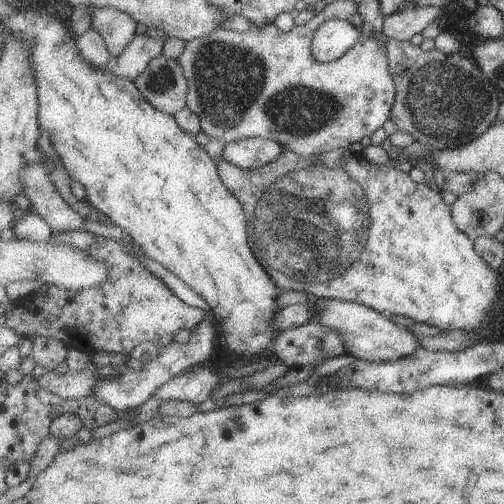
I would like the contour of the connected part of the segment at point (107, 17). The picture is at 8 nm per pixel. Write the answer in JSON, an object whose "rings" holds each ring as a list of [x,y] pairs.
{"rings":[[[96,7],[92,12],[91,28],[103,35],[114,62],[137,36],[138,22],[115,7]]]}

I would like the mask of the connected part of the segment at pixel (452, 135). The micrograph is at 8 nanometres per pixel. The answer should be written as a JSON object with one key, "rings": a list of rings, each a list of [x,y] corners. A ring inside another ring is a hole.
{"rings":[[[390,39],[387,45],[390,71],[398,90],[390,120],[398,130],[408,132],[415,141],[436,152],[483,136],[499,120],[499,87],[476,60],[458,51],[446,54],[435,48],[421,50],[409,41]]]}

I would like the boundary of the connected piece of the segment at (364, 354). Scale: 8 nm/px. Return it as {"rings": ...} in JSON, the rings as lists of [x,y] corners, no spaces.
{"rings":[[[309,296],[309,301],[320,308],[317,321],[342,334],[344,343],[351,354],[357,359],[368,361],[396,361],[412,355],[422,346],[417,335],[409,327],[395,324],[386,313],[376,308],[353,301],[340,301],[339,299],[315,298]]]}

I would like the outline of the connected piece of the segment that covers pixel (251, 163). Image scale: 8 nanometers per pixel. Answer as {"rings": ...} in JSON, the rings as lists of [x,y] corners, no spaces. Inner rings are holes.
{"rings":[[[249,137],[225,144],[221,158],[244,169],[258,169],[275,160],[285,148],[273,139]]]}

